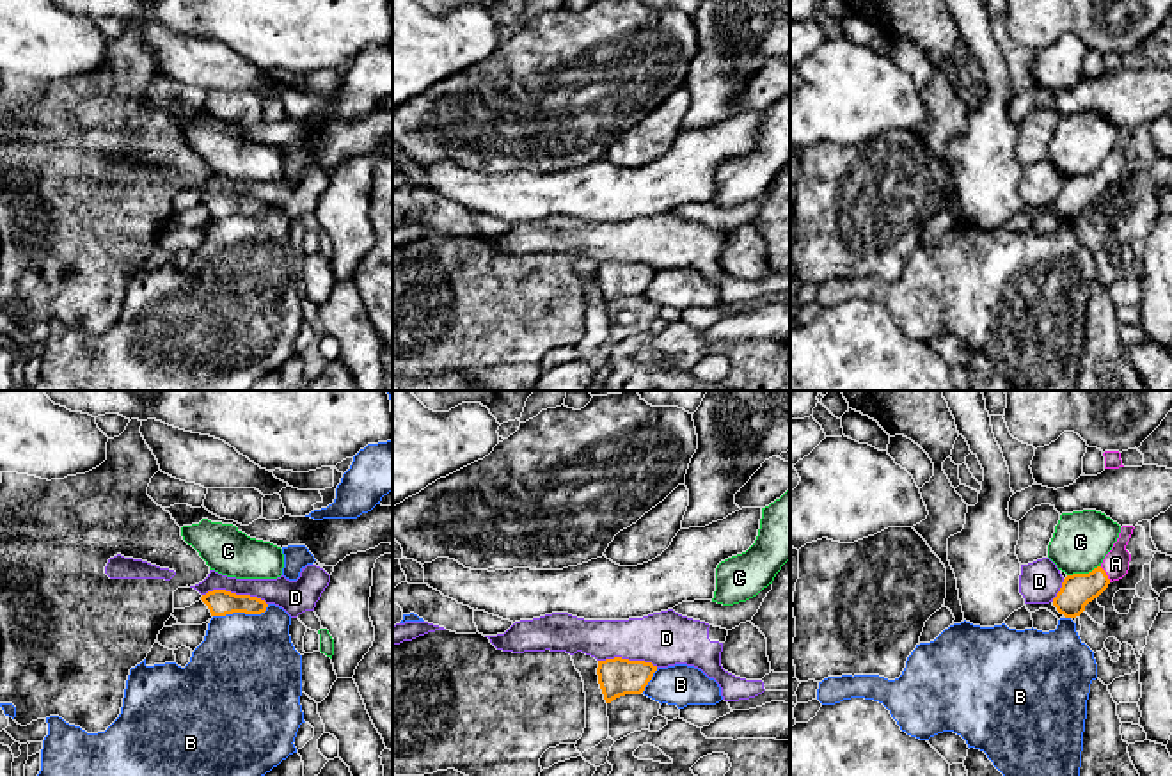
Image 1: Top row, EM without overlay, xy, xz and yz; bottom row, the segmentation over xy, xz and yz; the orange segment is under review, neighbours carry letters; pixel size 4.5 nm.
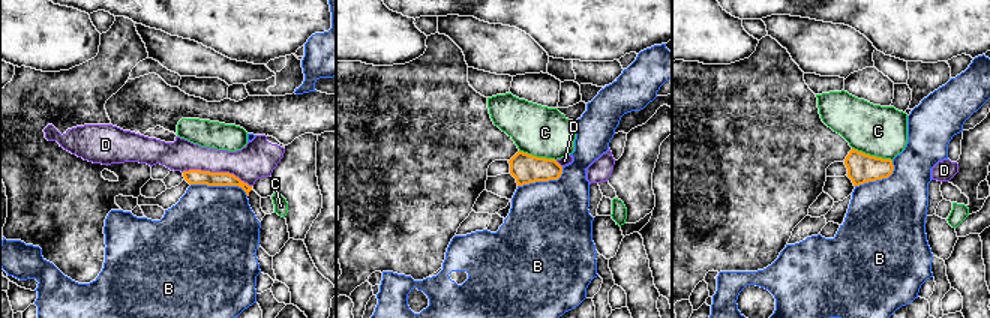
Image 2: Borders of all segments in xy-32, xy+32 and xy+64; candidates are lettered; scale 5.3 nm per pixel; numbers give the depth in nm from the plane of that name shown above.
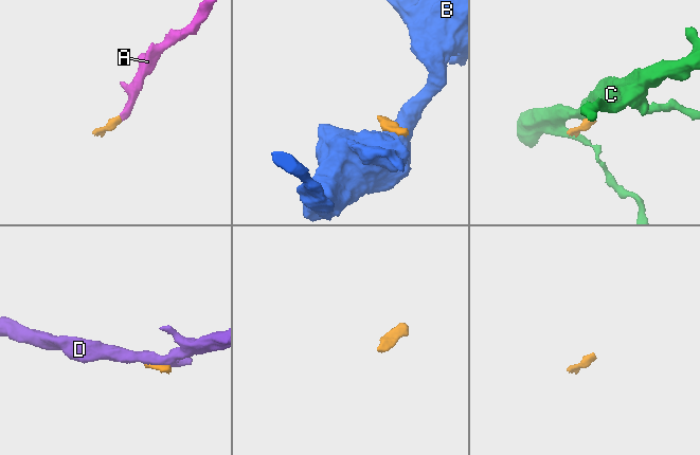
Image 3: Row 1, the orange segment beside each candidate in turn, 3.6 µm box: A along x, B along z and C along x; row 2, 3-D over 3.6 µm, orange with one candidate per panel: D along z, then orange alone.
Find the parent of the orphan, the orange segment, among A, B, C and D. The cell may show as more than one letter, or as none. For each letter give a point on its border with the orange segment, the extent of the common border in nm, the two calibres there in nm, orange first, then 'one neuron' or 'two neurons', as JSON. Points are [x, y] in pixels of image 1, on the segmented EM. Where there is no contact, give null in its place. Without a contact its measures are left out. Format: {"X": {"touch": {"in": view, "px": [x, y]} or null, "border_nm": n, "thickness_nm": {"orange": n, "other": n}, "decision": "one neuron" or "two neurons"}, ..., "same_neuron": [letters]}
{"A": {"touch": {"in": "yz", "px": [1105, 574]}, "border_nm": 90, "thickness_nm": {"orange": 150, "other": 120}, "decision": "one neuron"}, "B": {"touch": {"in": "xy", "px": [242, 611]}, "border_nm": 260, "thickness_nm": {"orange": 120, "other": 460}, "decision": "two neurons"}, "C": {"touch": {"in": "yz", "px": [1084, 574]}, "border_nm": 160, "thickness_nm": {"orange": 150, "other": 260}, "decision": "two neurons"}, "D": {"touch": {"in": "xy", "px": [235, 593]}, "border_nm": 300, "thickness_nm": {"orange": 120, "other": 140}, "decision": "two neurons"}, "same_neuron": ["A"]}

